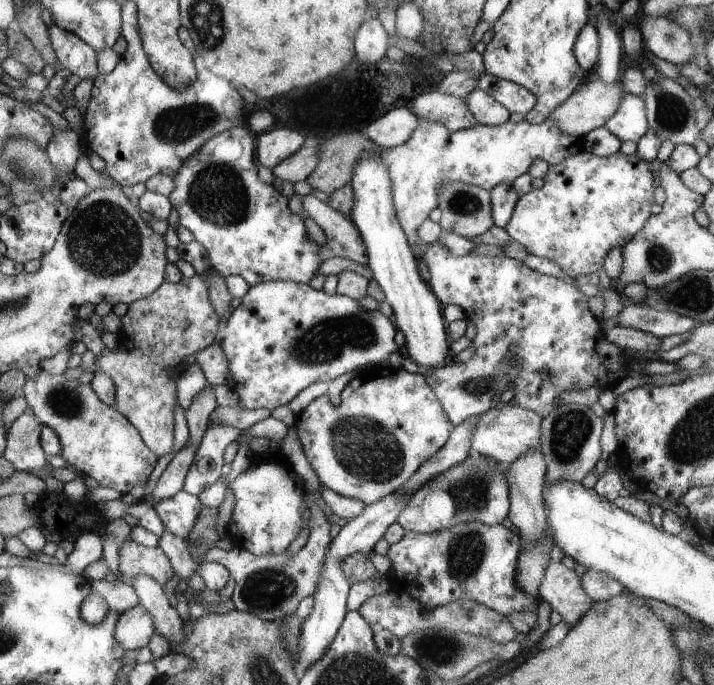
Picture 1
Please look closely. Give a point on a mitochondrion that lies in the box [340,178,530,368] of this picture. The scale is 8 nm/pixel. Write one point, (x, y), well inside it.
(466, 205)

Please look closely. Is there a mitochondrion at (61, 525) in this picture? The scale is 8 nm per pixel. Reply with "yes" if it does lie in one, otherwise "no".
no

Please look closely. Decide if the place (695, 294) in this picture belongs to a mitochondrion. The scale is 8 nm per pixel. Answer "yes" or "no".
yes

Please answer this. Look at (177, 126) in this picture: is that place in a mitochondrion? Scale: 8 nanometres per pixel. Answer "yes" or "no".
yes

